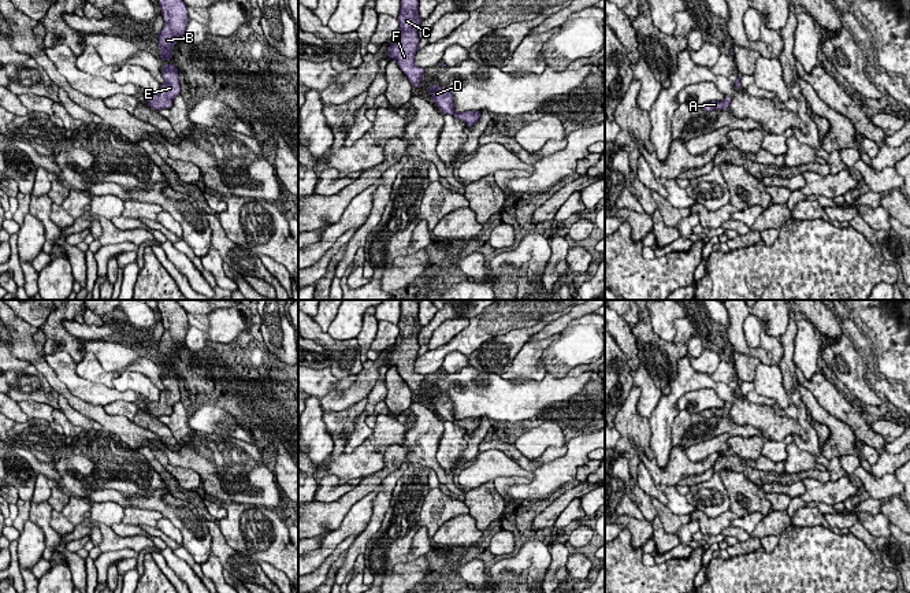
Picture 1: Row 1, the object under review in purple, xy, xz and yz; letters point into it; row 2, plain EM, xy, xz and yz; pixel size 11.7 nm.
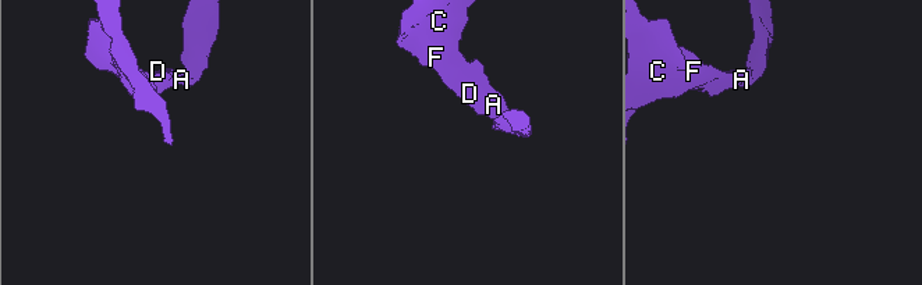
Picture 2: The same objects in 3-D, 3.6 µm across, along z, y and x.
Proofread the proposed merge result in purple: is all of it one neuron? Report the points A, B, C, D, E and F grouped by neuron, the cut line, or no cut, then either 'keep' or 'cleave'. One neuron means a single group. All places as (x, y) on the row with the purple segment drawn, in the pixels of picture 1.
A B C D E F | no cut | keep

